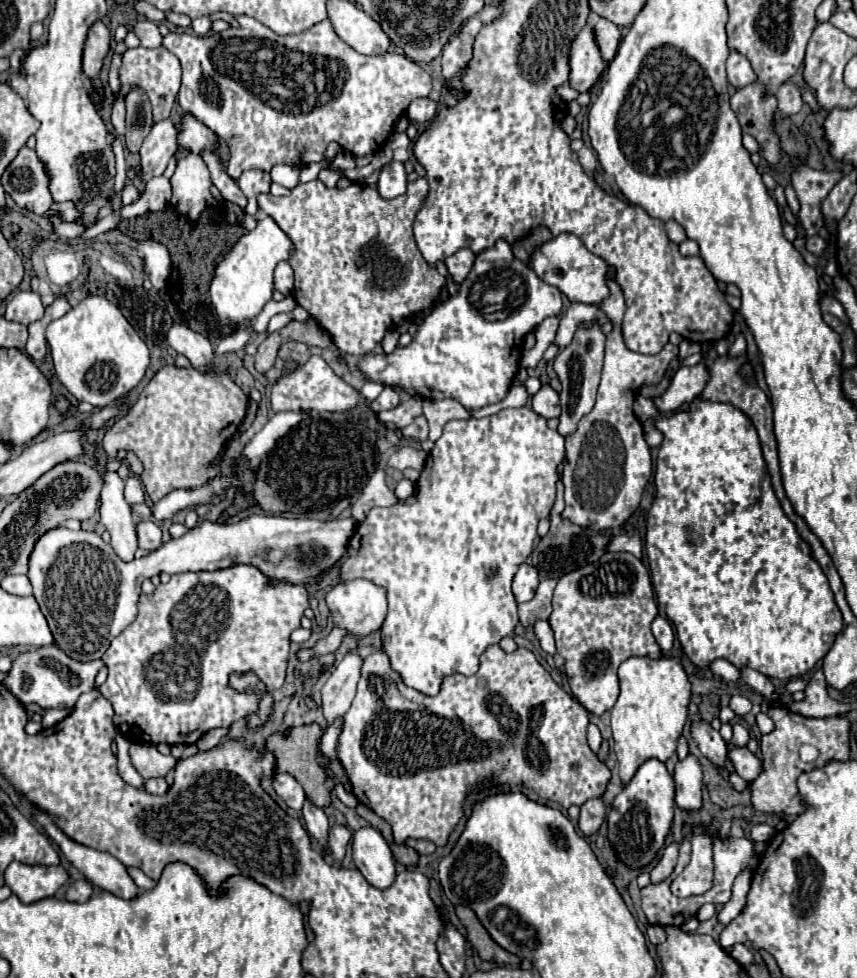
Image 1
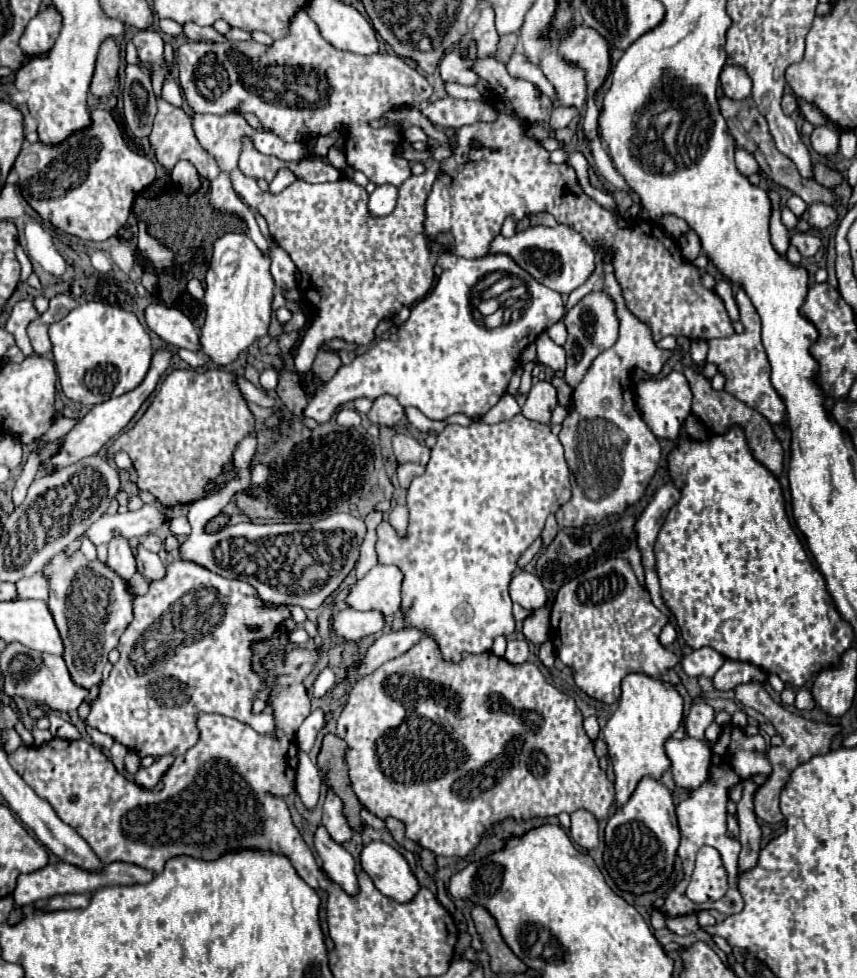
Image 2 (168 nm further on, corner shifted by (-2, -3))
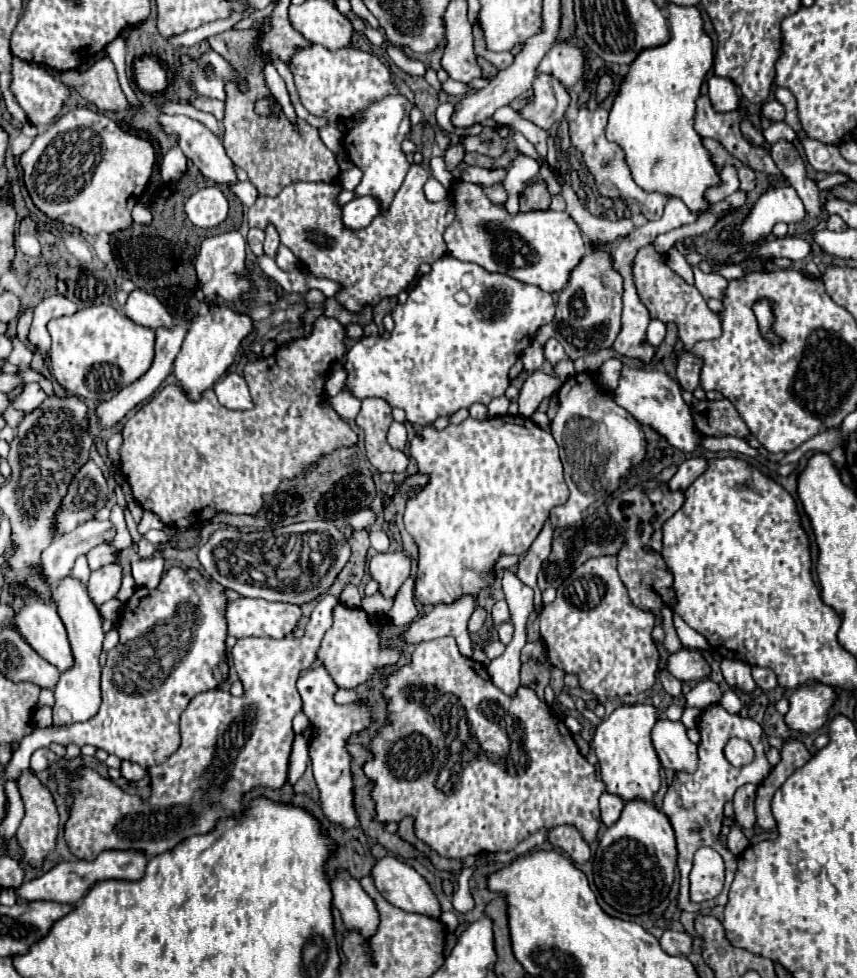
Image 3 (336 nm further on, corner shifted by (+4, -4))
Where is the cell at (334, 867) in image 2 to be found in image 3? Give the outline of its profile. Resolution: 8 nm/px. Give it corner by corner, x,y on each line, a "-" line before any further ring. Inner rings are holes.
339,872
331,880
333,906
341,912
341,920
349,932
359,932
365,940
377,934
379,912
371,896
347,872

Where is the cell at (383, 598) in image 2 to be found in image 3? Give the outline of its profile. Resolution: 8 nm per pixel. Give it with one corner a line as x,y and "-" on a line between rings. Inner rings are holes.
391,550
383,552
371,558
369,562
369,574
373,580
379,582
379,590
393,598
401,584
409,578
411,572
411,558
405,554
405,550

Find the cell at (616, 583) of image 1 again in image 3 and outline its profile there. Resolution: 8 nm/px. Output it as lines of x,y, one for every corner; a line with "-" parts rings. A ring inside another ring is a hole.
617,556
591,558
575,568
575,572
571,572
567,580
563,580
563,584
557,588
557,598
543,606
539,618
541,638
547,646
549,662
567,674
575,674
583,690
593,692
599,698
613,698
625,694
637,696
655,684
659,672
659,652
651,638
655,616
631,604
627,588
617,574

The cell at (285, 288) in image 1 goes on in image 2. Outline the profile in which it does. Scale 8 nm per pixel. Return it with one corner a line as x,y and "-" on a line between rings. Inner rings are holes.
277,245
271,251
271,275
279,289
295,289
297,287
297,267
291,261
291,257

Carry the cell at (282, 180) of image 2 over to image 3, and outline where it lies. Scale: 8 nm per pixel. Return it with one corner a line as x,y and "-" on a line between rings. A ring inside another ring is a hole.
249,180
229,184
229,188
235,192
235,196
237,196
245,206
253,206
253,204
255,204
255,200
257,200
257,188
255,188

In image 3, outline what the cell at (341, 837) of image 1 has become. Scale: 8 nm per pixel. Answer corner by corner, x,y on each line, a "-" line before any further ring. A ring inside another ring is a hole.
323,666
305,670
297,680
297,690
303,700
303,714
309,718
311,726
317,730
317,736
309,742
309,758
313,764
315,782
319,786
323,812
333,824
337,824
341,828
353,828
359,824
359,818
357,818
355,804
353,804
355,788
353,788
351,754
347,752
347,742
373,724
371,706
355,704
355,702
345,704
345,706
335,704
333,694
337,692
337,686

